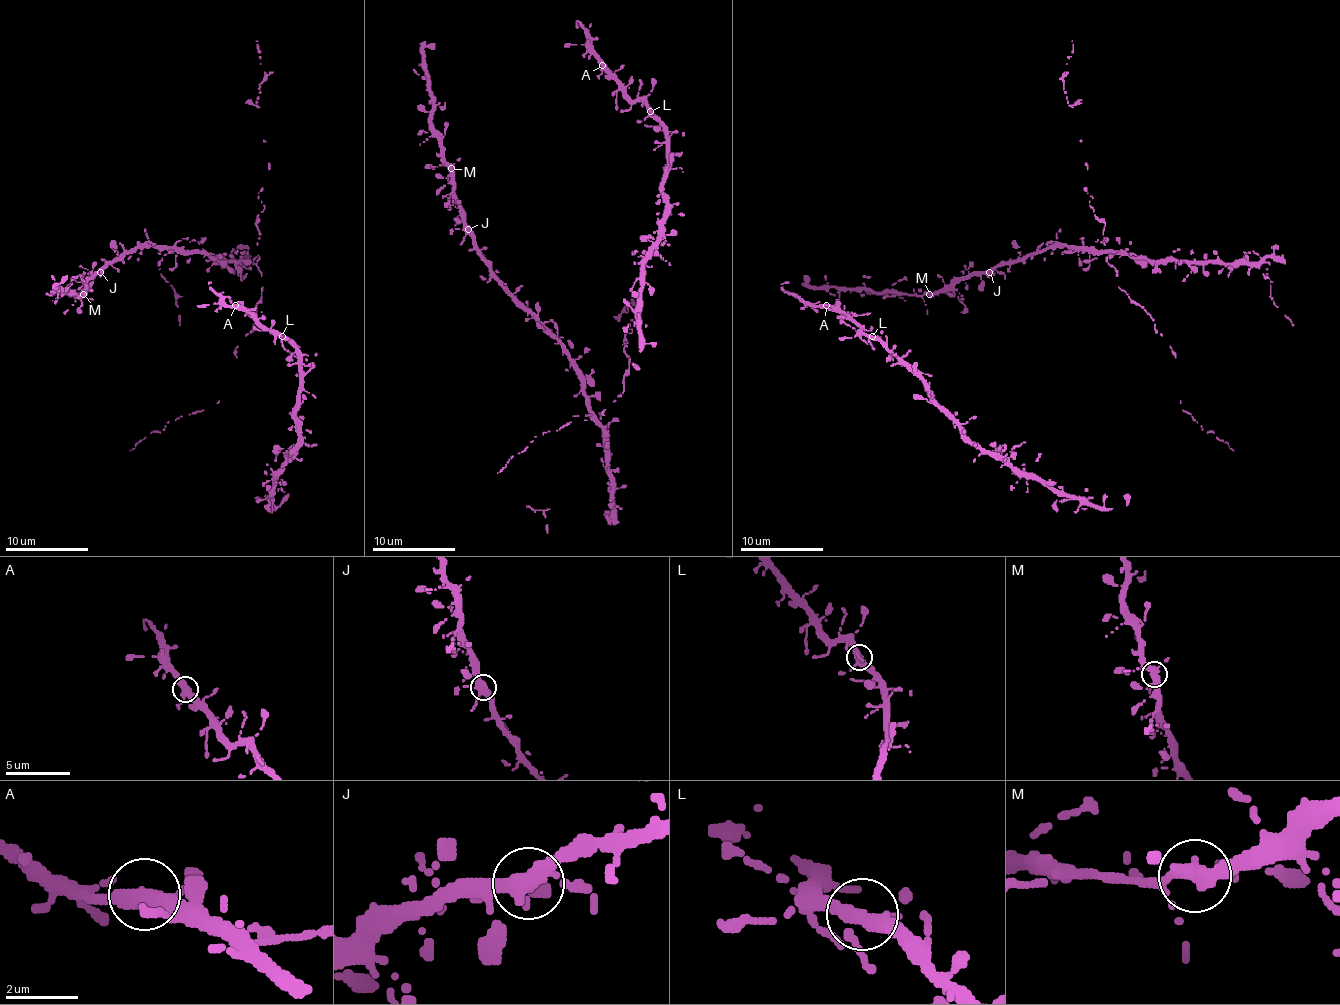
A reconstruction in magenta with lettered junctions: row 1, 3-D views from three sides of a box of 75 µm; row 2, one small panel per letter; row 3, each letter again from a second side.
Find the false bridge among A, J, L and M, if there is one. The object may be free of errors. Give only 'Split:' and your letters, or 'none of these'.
Split: none of these

